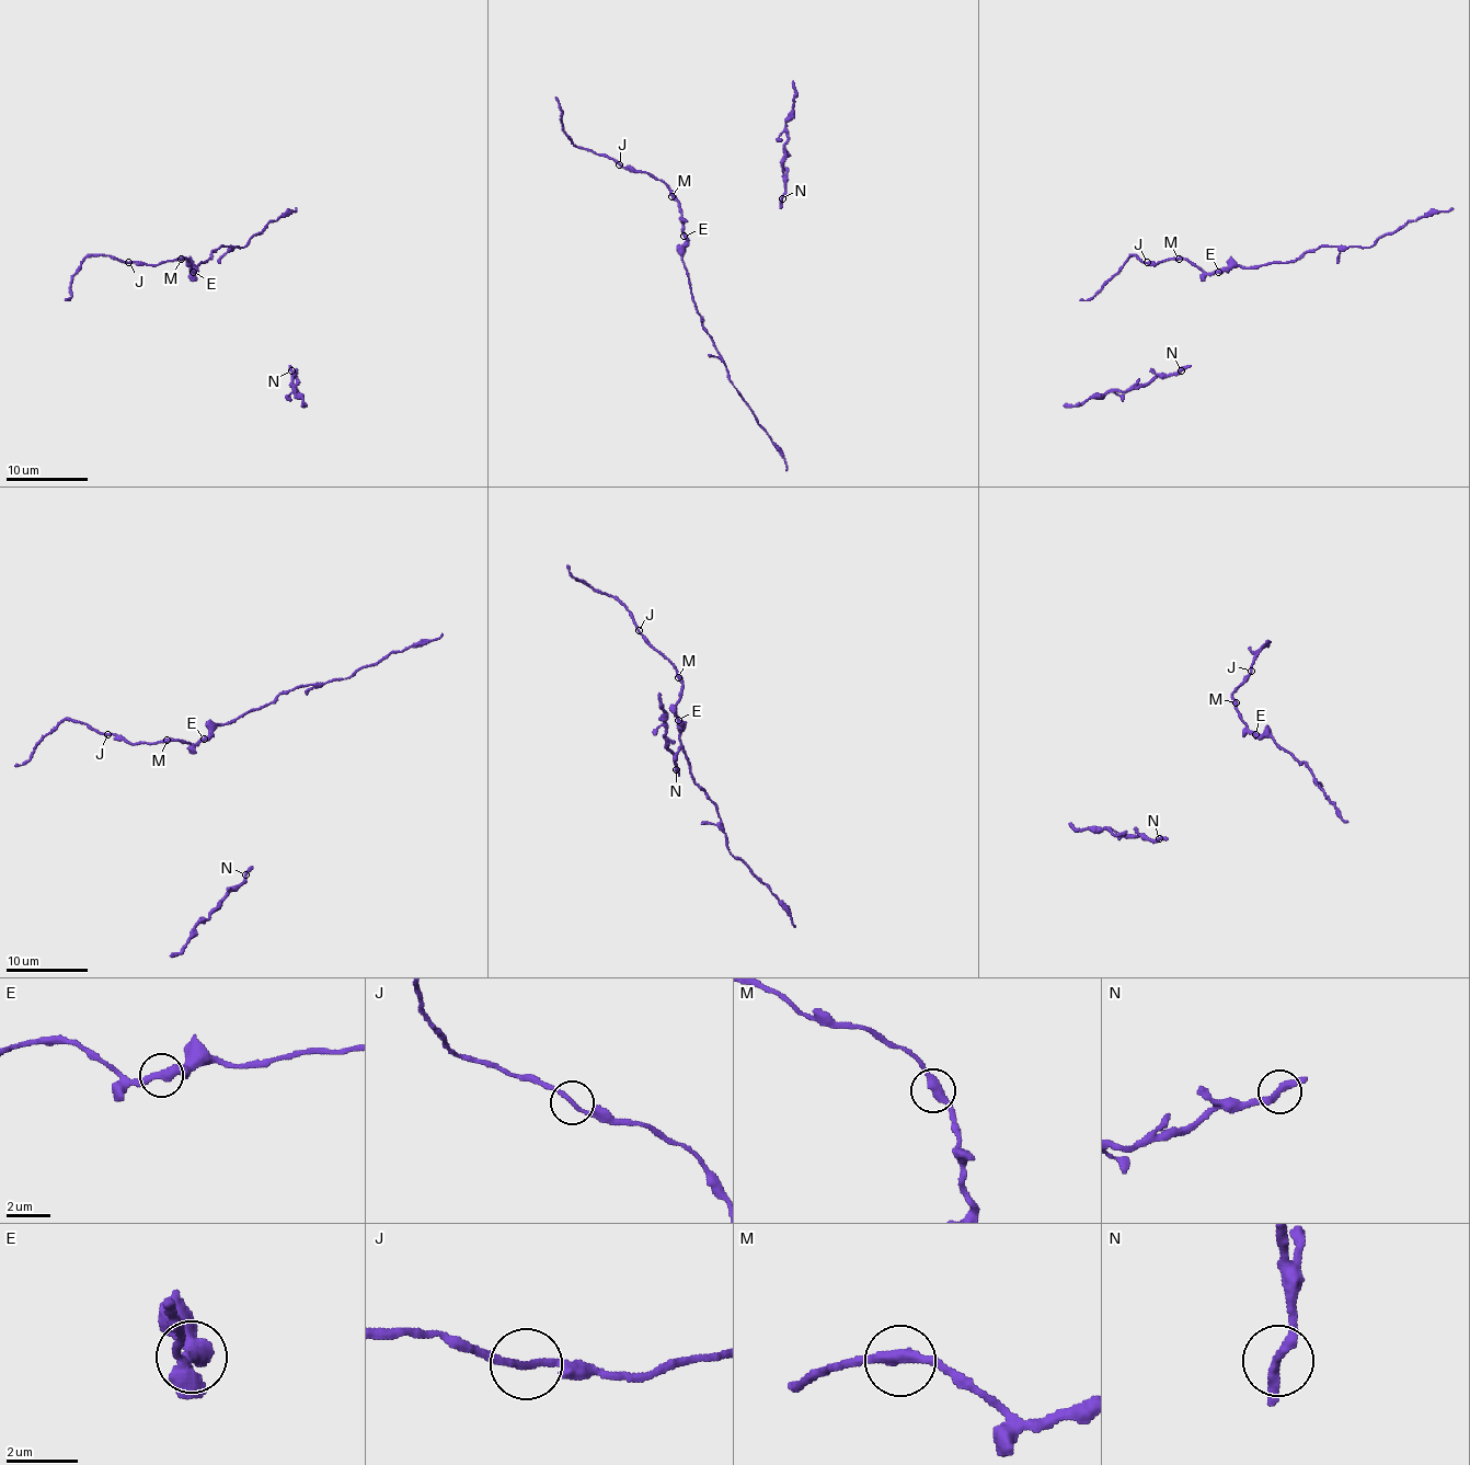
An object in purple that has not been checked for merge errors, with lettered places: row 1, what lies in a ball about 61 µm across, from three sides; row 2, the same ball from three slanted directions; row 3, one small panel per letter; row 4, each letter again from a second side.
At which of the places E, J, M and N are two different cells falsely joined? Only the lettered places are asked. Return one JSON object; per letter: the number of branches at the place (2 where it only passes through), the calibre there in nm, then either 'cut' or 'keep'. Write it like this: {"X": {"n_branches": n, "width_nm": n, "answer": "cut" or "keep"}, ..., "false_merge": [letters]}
{"E": {"n_branches": 2, "width_nm": 340, "answer": "cut"}, "J": {"n_branches": 2, "width_nm": 180, "answer": "keep"}, "M": {"n_branches": 2, "width_nm": 360, "answer": "keep"}, "N": {"n_branches": 2, "width_nm": 280, "answer": "keep"}, "false_merge": ["E"]}

